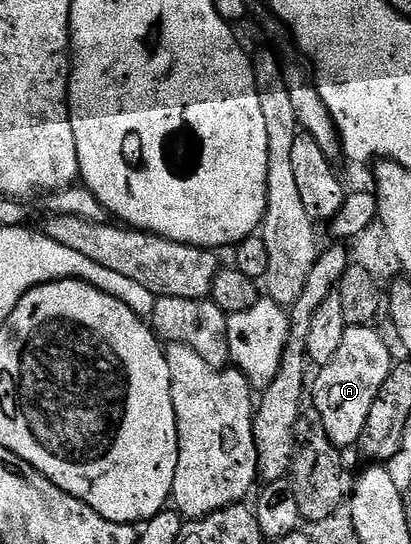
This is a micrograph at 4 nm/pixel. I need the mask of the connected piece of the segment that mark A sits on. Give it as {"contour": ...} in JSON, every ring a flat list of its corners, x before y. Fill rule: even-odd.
{"contour":[[345,327,342,334,342,346,338,346,338,354,328,364,319,369,316,376,316,385,311,385,310,400,314,405,314,411,320,417,320,425,324,427,328,439,336,445,337,449,352,448,359,442,363,427,366,426,366,420,370,415,370,408,374,405,374,400,378,392,382,389,382,384,386,382,387,376,392,372,394,359,392,352,388,349,388,344,375,332,376,328,369,327]]}

